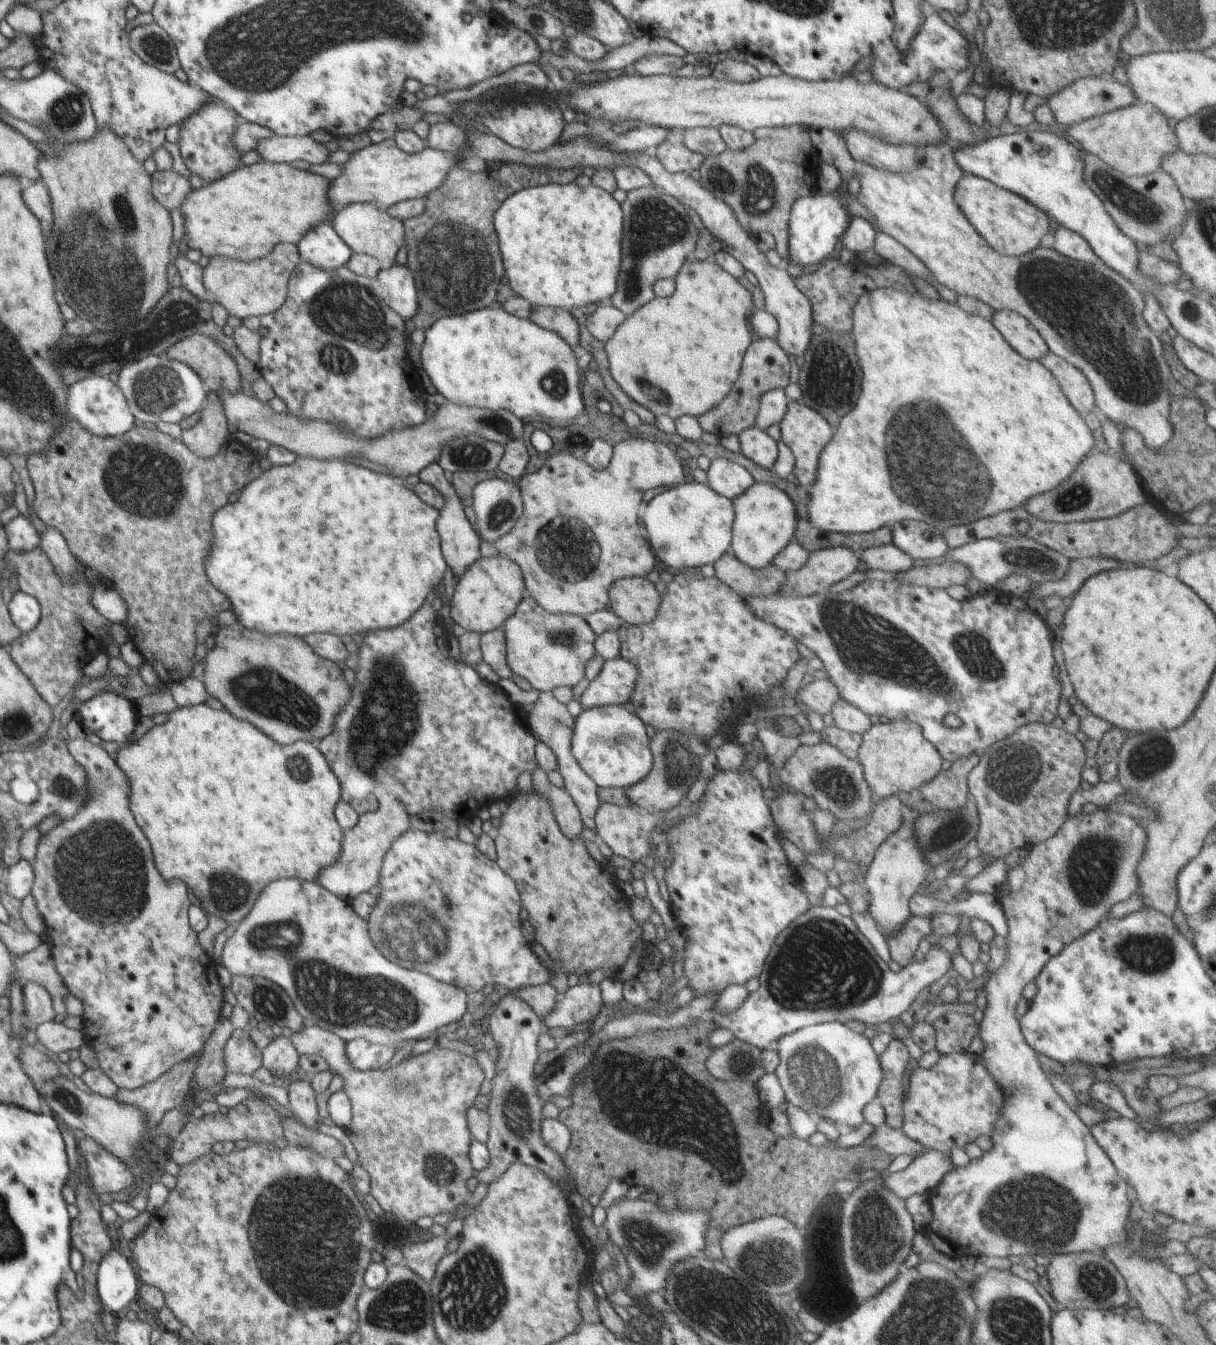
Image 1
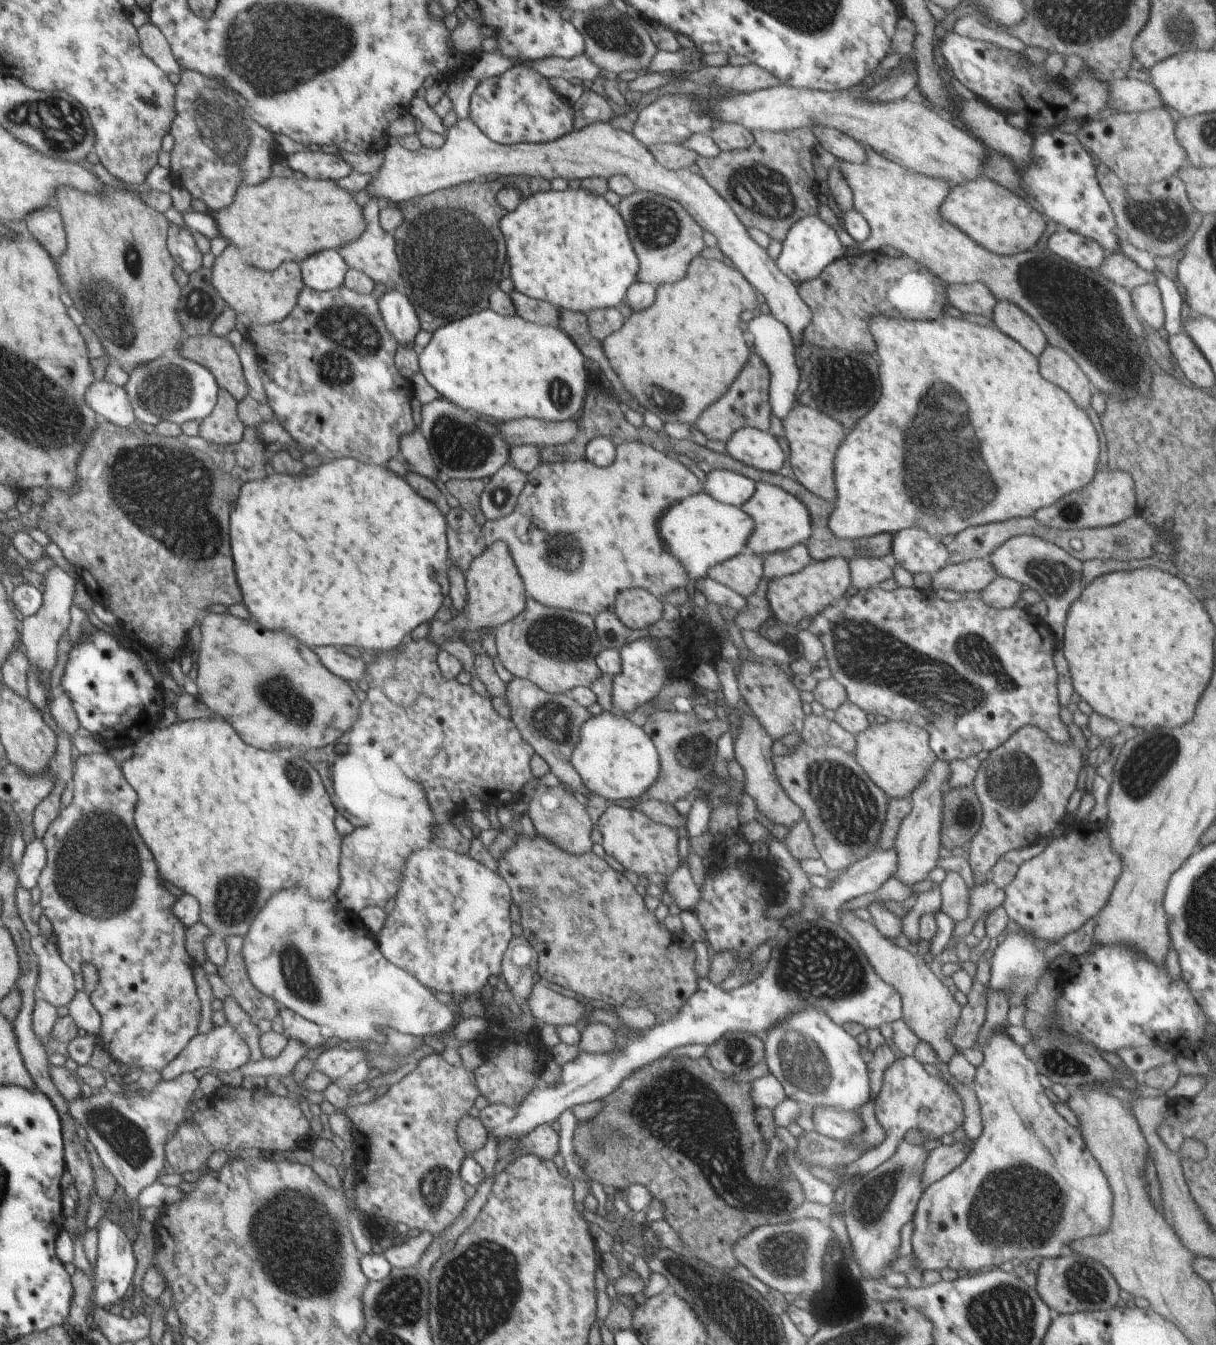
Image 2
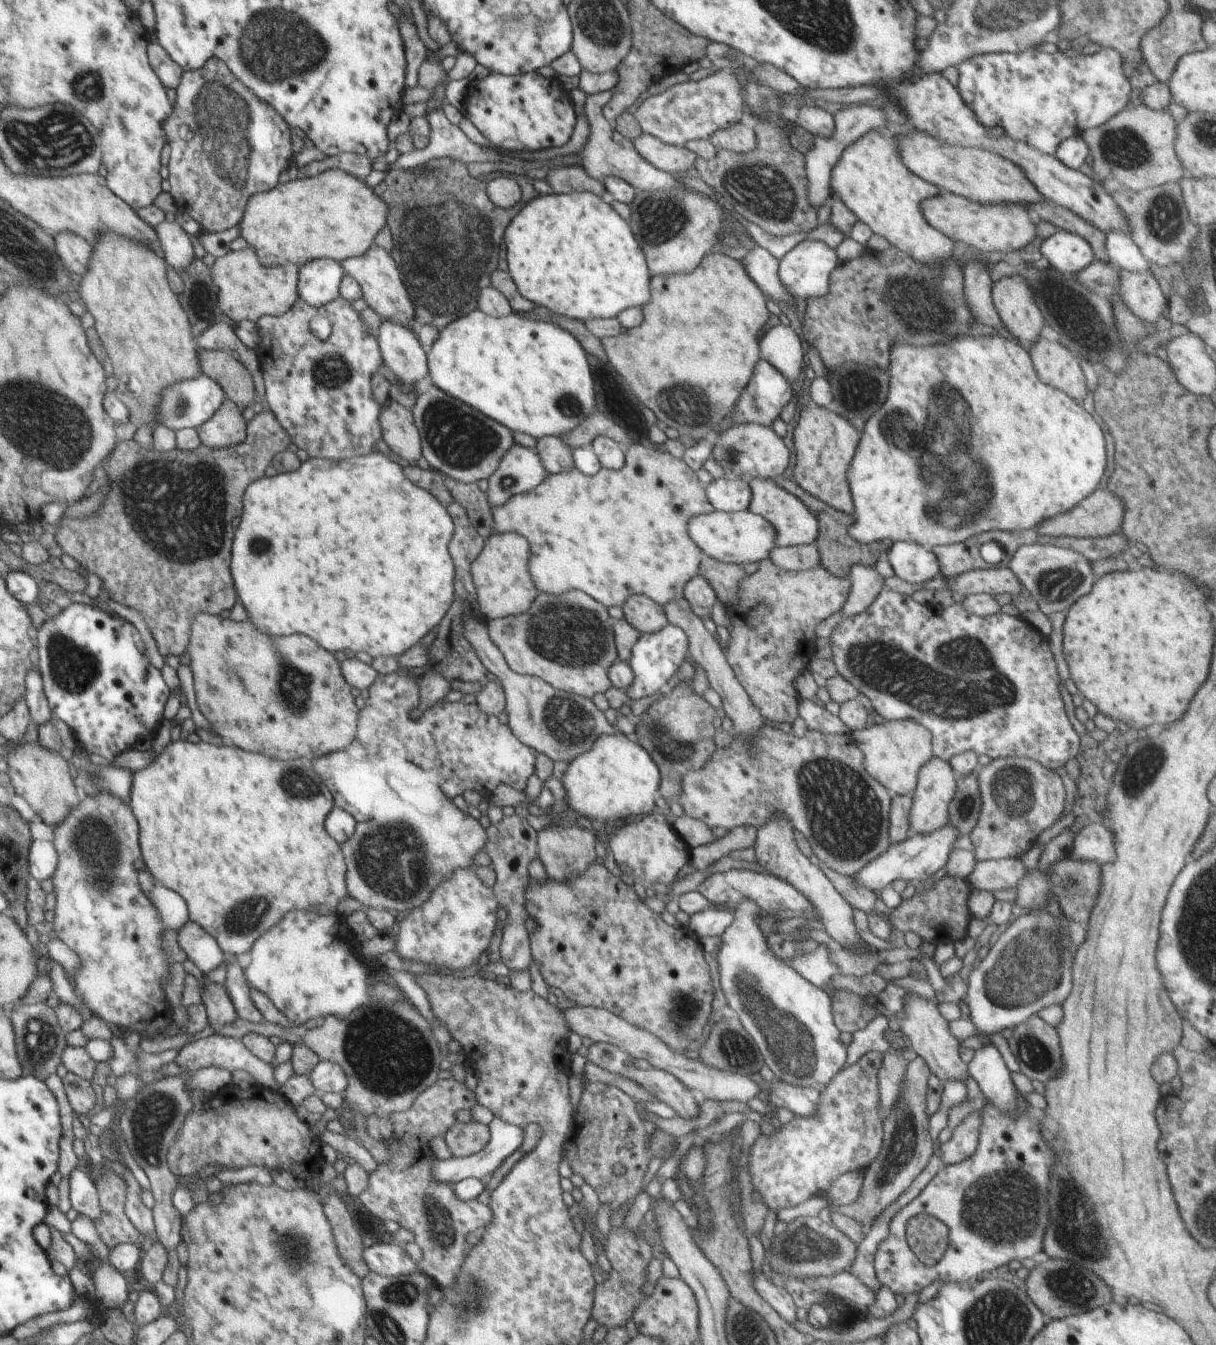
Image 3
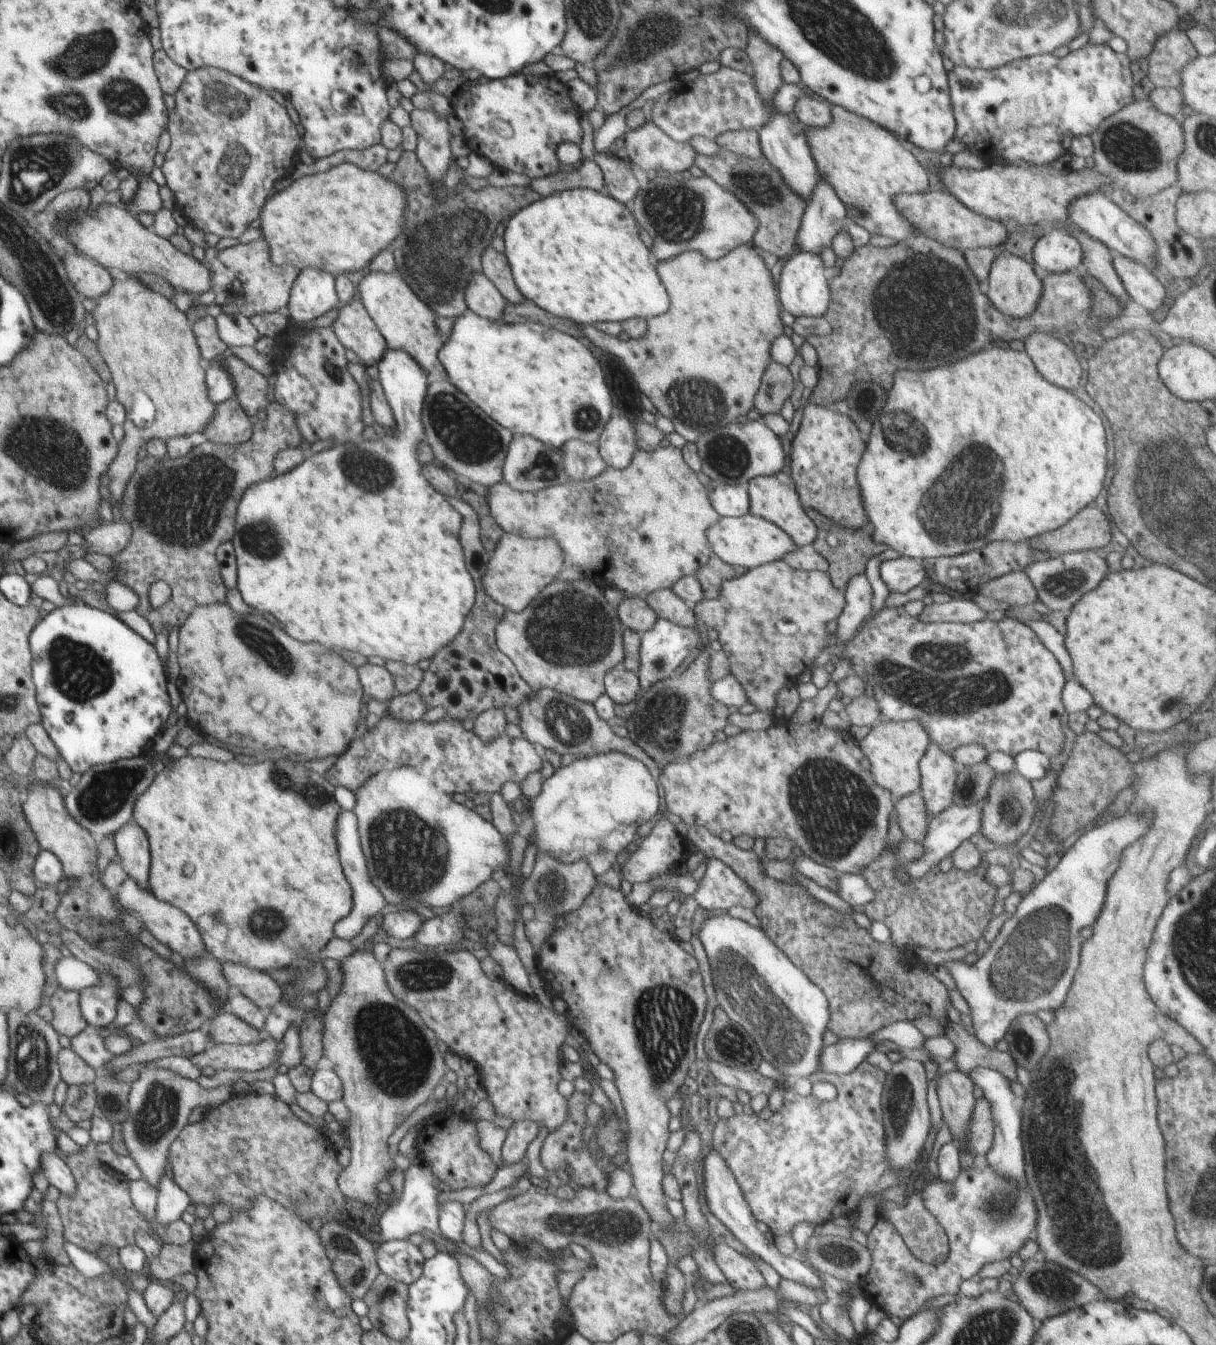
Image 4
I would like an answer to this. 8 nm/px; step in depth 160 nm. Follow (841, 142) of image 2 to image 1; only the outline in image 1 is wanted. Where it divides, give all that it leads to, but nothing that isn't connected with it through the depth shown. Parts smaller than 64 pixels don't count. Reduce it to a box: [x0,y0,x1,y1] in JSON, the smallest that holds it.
[841,131,922,171]

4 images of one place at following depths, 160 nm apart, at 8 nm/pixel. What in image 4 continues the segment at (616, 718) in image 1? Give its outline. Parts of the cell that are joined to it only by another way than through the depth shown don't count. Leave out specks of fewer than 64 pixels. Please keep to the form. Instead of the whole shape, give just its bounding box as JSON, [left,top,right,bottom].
[527,751,660,876]

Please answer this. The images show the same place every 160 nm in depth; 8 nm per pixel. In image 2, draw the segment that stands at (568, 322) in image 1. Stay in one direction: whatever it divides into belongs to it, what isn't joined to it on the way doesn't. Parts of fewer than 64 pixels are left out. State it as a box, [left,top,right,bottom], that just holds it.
[510,289,560,328]

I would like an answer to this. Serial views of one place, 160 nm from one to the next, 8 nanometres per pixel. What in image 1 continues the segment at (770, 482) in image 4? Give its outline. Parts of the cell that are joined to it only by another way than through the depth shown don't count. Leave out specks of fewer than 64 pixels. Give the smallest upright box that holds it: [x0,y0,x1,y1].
[730,483,797,569]

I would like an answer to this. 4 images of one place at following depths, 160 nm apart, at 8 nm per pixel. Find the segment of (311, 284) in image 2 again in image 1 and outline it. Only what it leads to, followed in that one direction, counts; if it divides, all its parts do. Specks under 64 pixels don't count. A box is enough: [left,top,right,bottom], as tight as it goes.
[297,222,354,271]

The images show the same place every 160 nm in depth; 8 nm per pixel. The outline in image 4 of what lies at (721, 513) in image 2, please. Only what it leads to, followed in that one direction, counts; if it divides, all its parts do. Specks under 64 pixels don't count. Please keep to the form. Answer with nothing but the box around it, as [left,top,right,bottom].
[707,512,798,569]

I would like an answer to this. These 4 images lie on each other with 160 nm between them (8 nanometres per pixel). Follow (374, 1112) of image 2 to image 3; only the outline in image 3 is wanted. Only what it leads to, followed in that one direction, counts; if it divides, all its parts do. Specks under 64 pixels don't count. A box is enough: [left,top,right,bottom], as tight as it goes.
[358,1078,492,1287]

